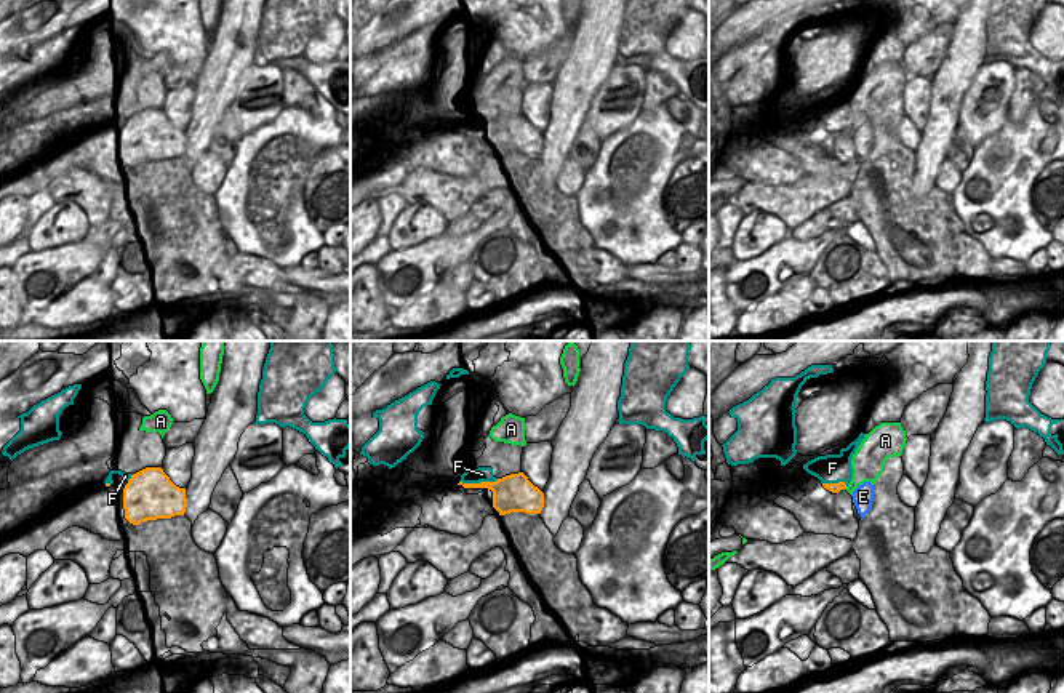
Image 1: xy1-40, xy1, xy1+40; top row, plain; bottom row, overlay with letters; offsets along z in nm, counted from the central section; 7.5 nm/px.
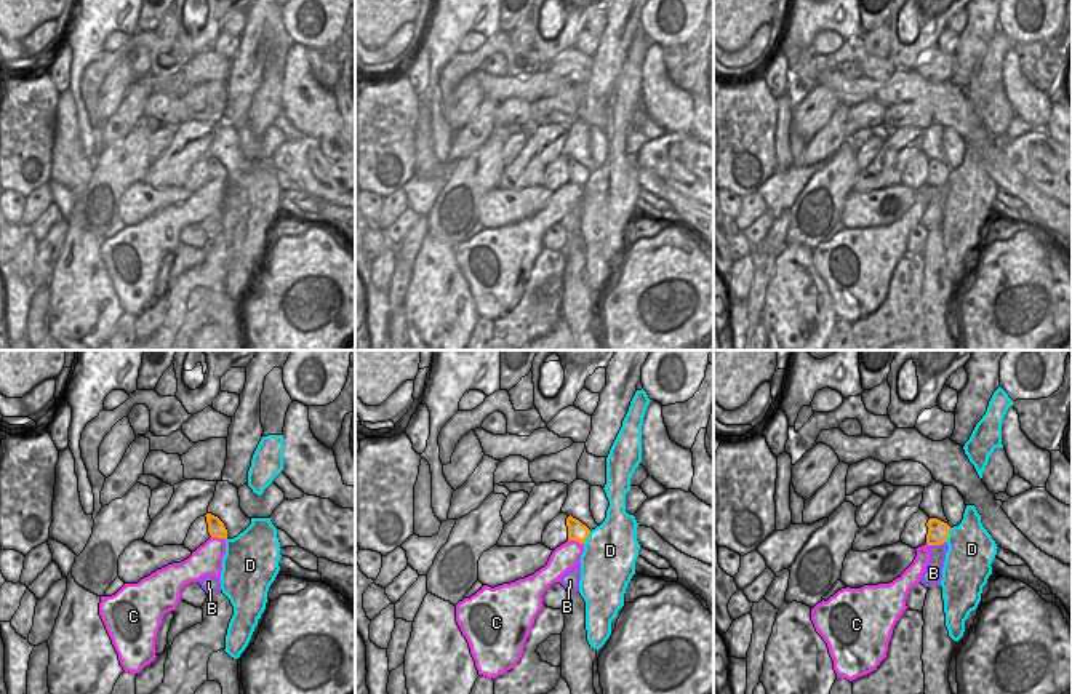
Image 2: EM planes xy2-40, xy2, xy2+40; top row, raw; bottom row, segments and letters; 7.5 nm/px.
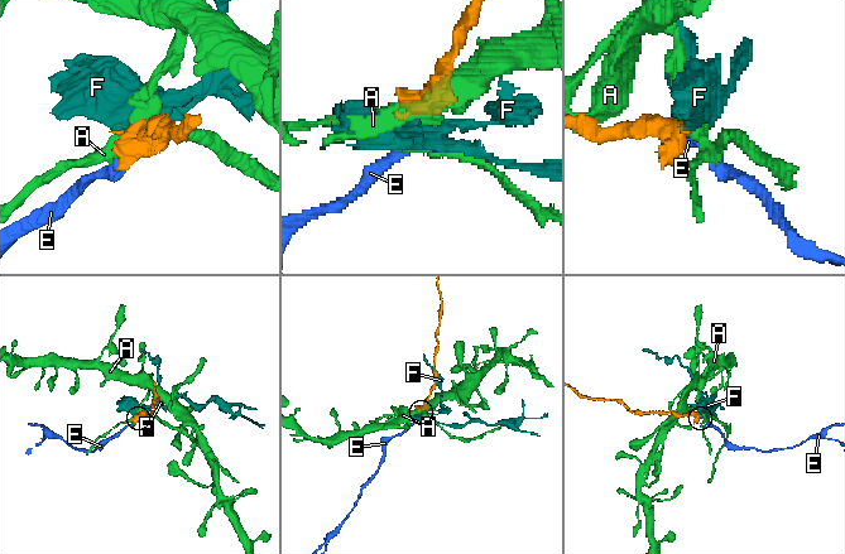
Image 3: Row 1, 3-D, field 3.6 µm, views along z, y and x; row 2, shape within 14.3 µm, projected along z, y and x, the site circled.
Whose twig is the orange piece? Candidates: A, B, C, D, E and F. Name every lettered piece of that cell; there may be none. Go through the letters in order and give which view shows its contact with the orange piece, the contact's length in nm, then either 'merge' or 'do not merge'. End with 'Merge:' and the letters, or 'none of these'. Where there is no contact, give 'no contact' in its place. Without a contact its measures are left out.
A: no contact | do not merge
B: xy2+40 | 140 nm | do not merge
C: xy2 | 130 nm | do not merge
D: xy2+40 | 120 nm | do not merge
E: no contact | merge
F: xy1 | 300 nm | do not merge
Merge: E

